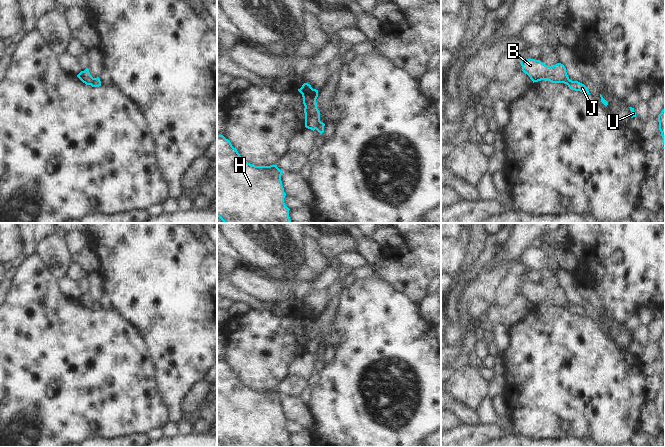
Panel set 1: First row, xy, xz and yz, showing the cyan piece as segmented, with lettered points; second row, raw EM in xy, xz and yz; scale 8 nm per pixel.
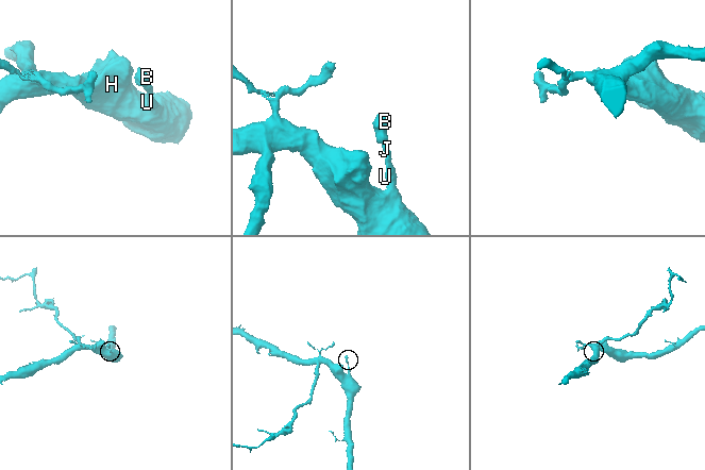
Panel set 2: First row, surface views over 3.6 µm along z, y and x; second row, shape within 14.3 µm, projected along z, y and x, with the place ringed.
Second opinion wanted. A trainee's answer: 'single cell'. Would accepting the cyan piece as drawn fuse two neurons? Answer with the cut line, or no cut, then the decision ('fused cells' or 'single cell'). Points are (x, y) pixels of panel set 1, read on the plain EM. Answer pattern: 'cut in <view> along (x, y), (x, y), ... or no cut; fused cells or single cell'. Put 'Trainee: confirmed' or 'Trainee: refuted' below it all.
cut in xz along (320, 345), (315, 352); fused cells
Trainee: refuted

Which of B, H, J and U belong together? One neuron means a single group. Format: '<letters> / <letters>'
B / H J U

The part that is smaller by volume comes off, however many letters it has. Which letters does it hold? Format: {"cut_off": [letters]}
{"cut_off": ["B"]}

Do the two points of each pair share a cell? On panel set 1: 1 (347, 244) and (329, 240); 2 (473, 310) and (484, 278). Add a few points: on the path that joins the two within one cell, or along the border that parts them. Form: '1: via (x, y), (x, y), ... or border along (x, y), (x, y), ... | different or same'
1: via (343, 242), (333, 242) | same
2: via (474, 302), (484, 286) | same

